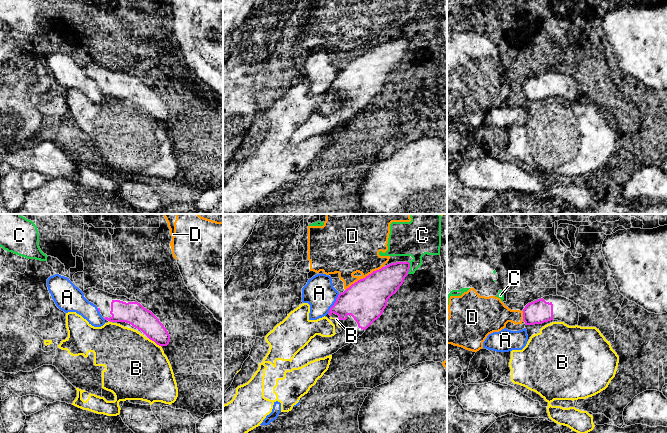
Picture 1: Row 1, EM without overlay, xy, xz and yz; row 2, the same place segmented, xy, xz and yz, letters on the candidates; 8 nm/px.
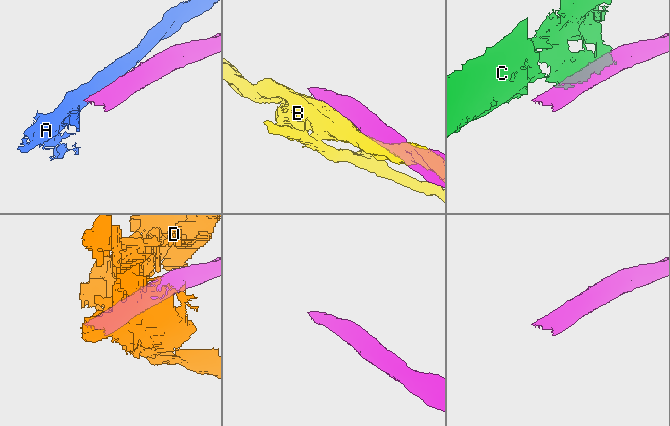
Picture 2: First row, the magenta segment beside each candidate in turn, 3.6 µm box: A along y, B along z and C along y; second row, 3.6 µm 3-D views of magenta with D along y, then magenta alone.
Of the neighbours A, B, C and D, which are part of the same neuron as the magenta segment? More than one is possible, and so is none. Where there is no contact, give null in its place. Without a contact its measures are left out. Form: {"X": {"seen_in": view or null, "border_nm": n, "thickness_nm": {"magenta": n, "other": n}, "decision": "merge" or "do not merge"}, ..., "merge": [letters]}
{"A": {"seen_in": "xz", "border_nm": 180, "thickness_nm": {"magenta": 340, "other": 240}, "decision": "do not merge"}, "B": {"seen_in": "xy", "border_nm": 140, "thickness_nm": {"magenta": 180, "other": 500}, "decision": "do not merge"}, "C": {"seen_in": "xz", "border_nm": 100, "thickness_nm": {"magenta": 240, "other": 260}, "decision": "do not merge"}, "D": {"seen_in": "xz", "border_nm": 360, "thickness_nm": {"magenta": 340, "other": 380}, "decision": "do not merge"}, "merge": []}

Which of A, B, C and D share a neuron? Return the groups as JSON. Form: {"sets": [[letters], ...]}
{"sets": [["A"], ["B"], ["C", "D"]]}

